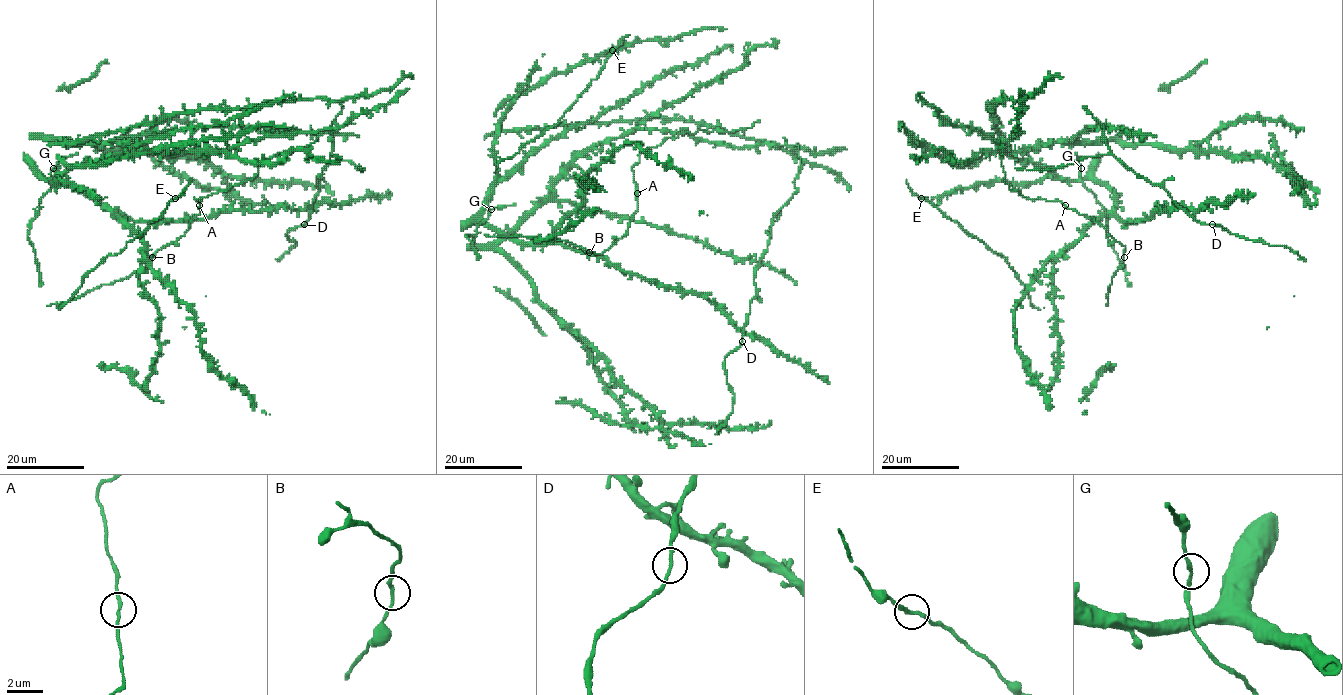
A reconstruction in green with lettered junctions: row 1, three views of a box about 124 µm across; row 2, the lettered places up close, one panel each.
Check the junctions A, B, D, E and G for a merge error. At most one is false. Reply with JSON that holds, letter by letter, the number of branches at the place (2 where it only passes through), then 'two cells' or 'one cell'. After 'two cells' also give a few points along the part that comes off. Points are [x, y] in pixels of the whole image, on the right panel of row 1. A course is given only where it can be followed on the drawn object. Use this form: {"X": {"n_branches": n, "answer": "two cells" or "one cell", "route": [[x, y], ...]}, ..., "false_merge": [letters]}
{"A": {"n_branches": 2, "answer": "one cell"}, "B": {"n_branches": 2, "answer": "one cell"}, "D": {"n_branches": 2, "answer": "one cell"}, "E": {"n_branches": 2, "answer": "one cell"}, "G": {"n_branches": 2, "answer": "one cell"}, "false_merge": []}

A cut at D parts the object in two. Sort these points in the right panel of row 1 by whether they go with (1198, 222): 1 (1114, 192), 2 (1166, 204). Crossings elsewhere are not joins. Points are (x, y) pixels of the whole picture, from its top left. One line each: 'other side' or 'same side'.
1: other side
2: other side

